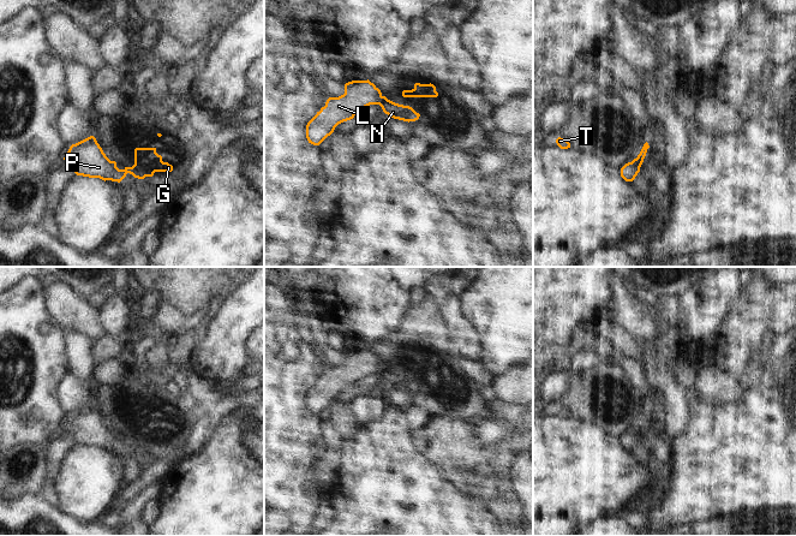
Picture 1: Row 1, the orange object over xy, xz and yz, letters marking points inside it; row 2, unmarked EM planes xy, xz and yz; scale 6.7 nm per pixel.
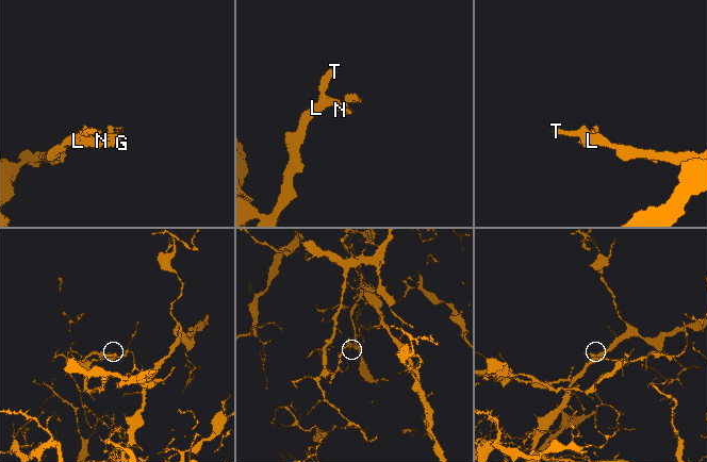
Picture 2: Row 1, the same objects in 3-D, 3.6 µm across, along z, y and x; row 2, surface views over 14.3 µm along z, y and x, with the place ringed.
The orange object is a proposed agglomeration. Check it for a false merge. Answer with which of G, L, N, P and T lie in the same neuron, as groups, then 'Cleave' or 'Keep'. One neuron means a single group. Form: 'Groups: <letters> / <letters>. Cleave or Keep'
Groups: G N / L P T. Cleave

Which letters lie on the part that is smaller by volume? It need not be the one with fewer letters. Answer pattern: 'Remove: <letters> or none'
Remove: G, N

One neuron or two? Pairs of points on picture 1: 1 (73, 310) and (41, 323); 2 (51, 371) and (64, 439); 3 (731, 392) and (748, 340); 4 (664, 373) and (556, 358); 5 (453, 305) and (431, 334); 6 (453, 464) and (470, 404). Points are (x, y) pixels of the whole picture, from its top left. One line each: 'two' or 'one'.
1: two
2: two
3: two
4: two
5: two
6: two

